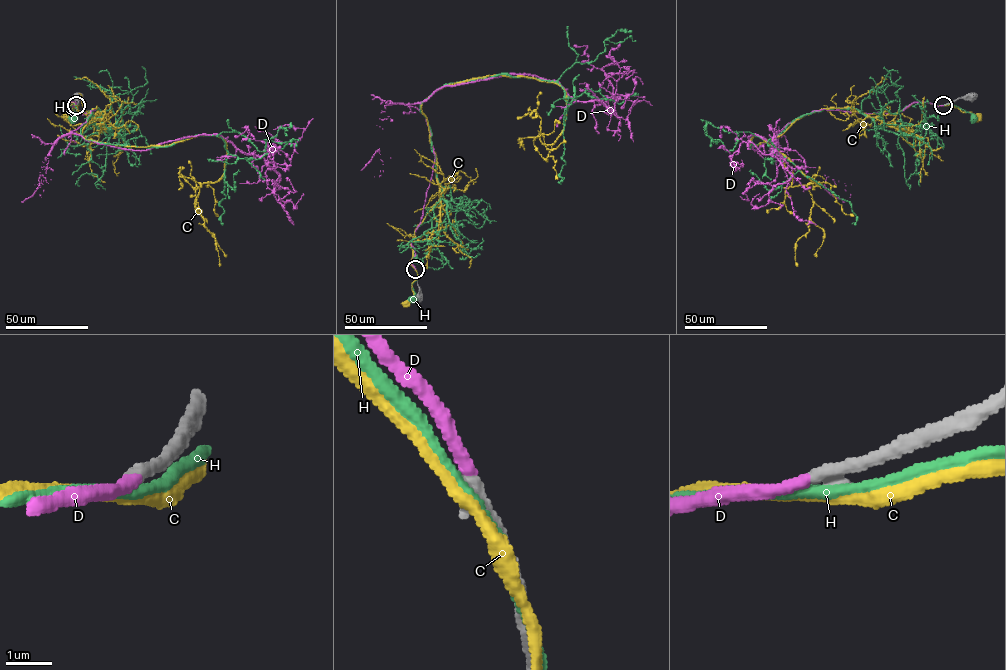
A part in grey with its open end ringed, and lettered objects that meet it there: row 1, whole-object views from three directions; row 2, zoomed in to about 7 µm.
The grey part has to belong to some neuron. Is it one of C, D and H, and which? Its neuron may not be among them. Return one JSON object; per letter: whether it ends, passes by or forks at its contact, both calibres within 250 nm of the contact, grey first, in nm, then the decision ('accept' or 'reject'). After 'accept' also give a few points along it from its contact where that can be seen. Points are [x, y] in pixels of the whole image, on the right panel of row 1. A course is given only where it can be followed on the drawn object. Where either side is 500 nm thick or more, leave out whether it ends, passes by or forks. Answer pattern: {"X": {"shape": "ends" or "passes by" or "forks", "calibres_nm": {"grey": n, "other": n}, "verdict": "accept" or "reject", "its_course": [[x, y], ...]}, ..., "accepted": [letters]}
{"C": {"shape": "passes by", "calibres_nm": {"grey": 400, "other": 280}, "verdict": "reject"}, "D": {"shape": "ends", "calibres_nm": {"grey": 360, "other": 280}, "verdict": "accept", "its_course": [[943, 105], [812, 111], [756, 150], [751, 135], [776, 154], [742, 142], [731, 158], [740, 165]]}, "H": {"shape": "passes by", "calibres_nm": {"grey": 400, "other": 240}, "verdict": "reject"}, "accepted": ["D"]}

